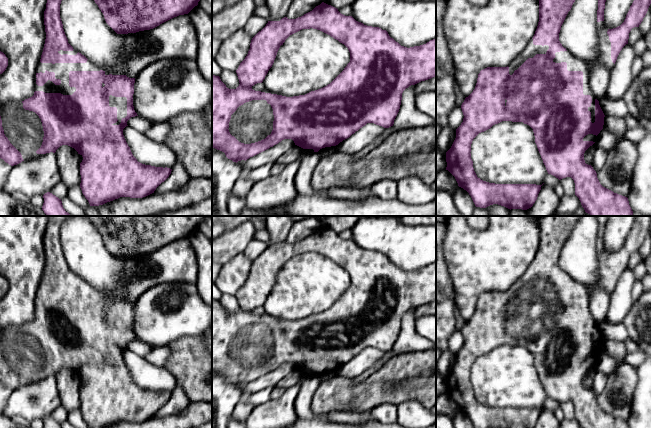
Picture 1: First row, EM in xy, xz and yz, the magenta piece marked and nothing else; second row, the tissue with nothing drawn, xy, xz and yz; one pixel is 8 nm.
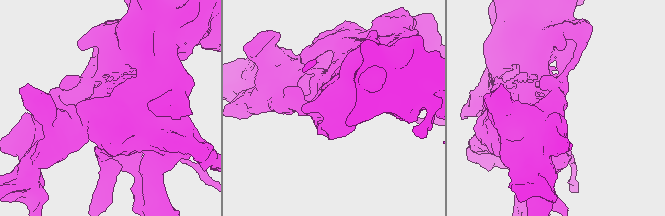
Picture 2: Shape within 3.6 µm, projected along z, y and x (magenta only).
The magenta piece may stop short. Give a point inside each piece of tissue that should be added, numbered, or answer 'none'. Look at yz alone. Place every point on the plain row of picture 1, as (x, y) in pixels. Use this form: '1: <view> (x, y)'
1: yz (573, 288)
2: yz (590, 361)

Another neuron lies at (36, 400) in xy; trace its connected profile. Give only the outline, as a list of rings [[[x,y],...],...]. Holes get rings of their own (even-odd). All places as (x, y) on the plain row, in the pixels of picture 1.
[[[55,377],[39,378],[32,383],[12,390],[3,413],[19,417],[26,424],[35,419],[44,419],[62,406]]]

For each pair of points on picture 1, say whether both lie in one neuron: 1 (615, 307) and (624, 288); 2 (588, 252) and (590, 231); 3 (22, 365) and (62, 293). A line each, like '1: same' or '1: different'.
1: same
2: same
3: same

